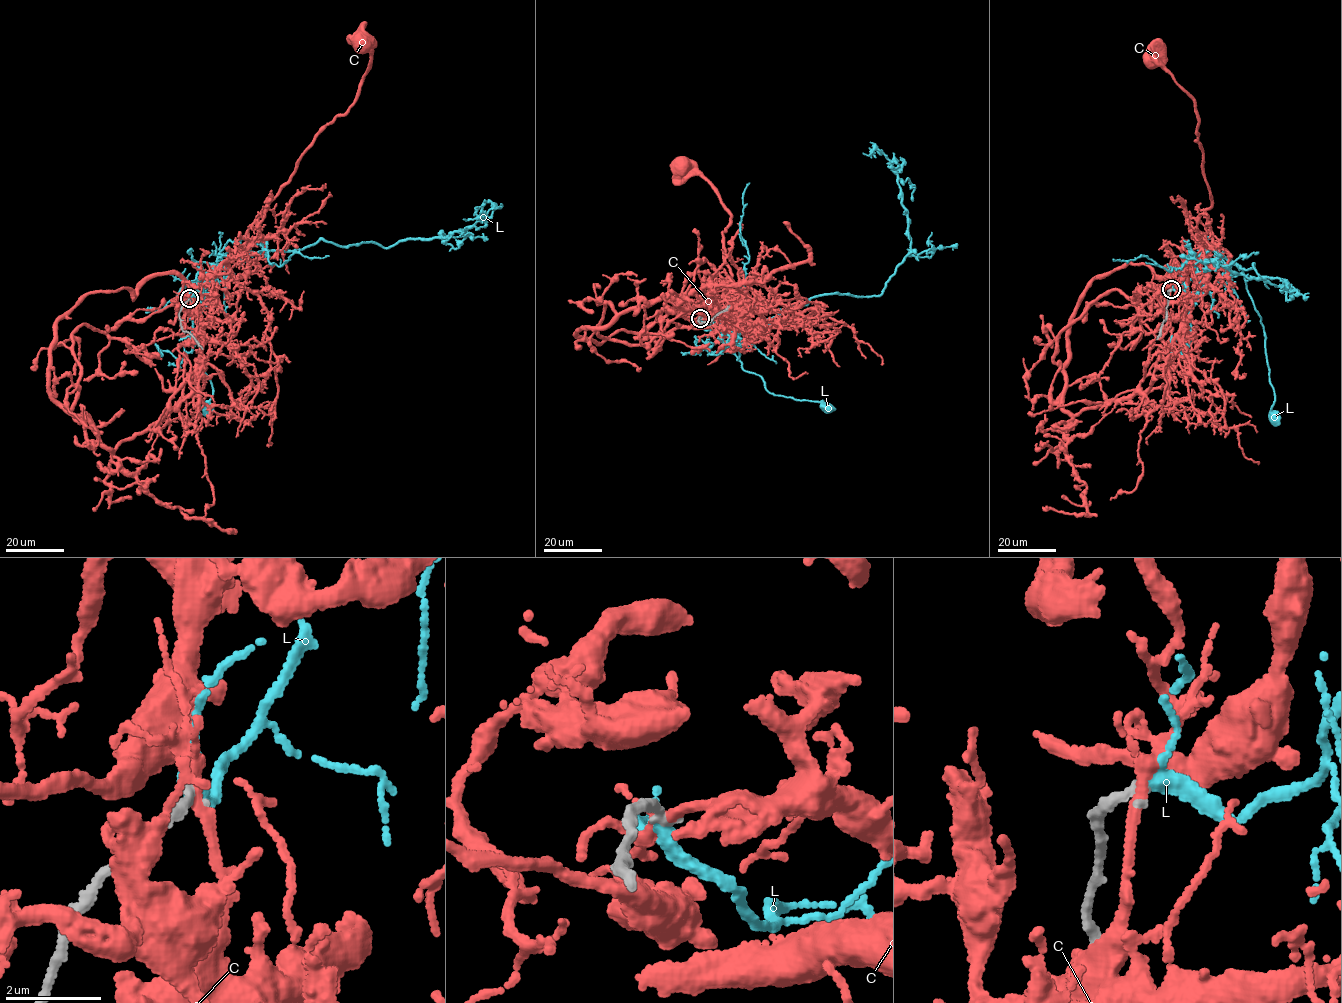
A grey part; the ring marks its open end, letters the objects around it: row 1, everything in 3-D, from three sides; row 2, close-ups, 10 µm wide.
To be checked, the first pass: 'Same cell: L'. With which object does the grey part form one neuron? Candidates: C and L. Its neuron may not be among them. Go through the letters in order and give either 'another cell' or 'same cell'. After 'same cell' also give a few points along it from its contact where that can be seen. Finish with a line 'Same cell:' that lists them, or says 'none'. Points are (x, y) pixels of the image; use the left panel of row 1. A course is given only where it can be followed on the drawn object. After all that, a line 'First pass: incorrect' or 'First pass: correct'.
C: another cell
L: same cell; course (189, 298), (202, 275), (225, 265), (204, 280), (208, 301), (197, 323), (213, 390), (206, 406)
Same cell: L
First pass: correct

